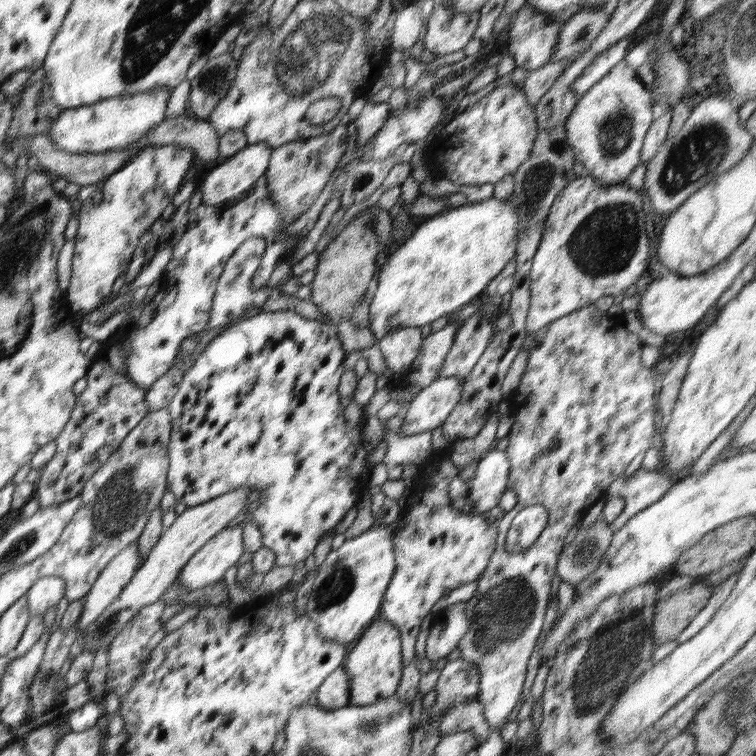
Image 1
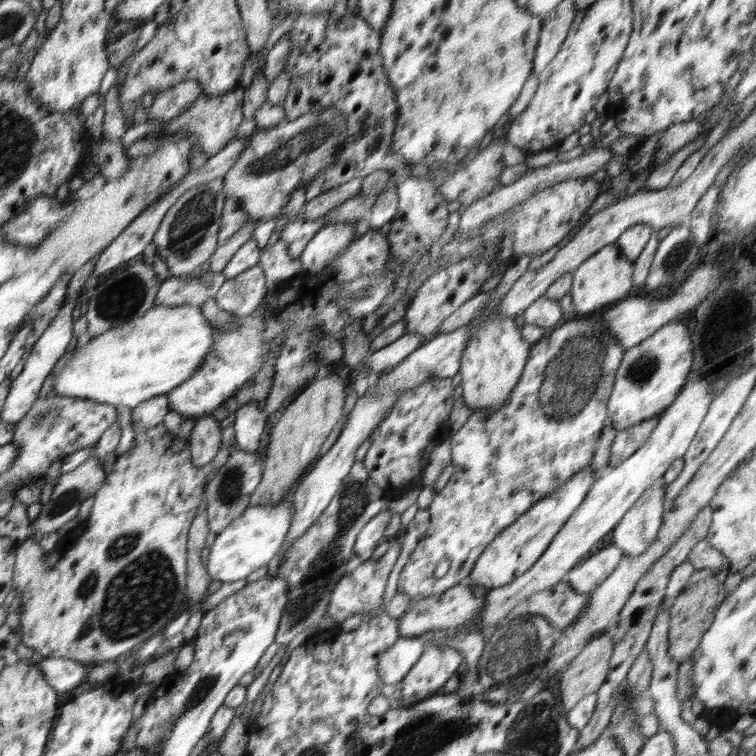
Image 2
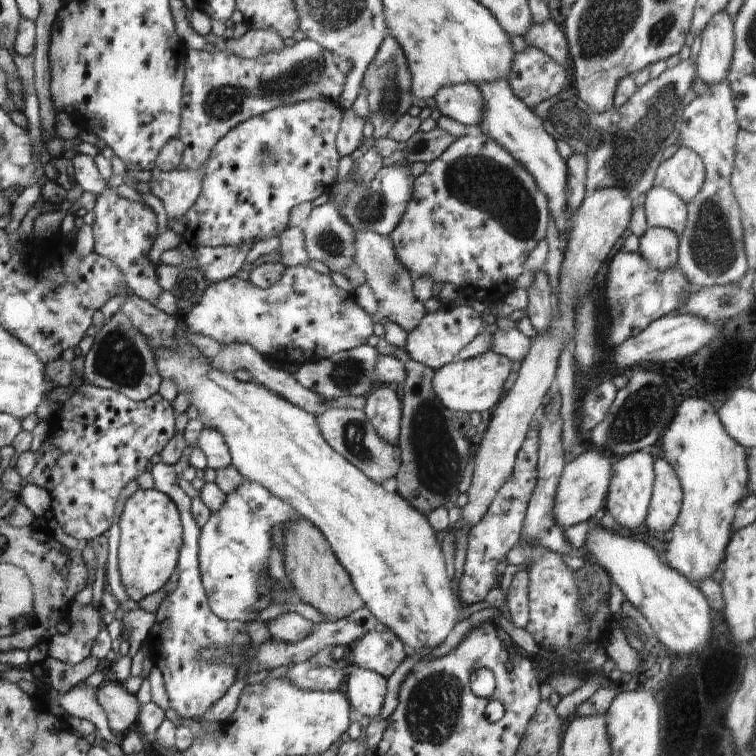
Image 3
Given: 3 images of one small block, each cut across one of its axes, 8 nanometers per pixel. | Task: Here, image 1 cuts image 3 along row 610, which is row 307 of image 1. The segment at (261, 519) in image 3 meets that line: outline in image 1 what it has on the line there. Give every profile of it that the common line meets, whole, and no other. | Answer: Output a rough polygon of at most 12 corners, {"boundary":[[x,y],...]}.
{"boundary":[[250,236],[218,279],[206,331],[261,307],[251,284],[267,240]]}

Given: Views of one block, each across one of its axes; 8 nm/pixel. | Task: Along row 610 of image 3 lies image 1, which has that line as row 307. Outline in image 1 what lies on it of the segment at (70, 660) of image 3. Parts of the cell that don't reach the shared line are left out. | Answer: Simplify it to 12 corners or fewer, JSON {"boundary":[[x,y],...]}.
{"boundary":[[142,146],[80,209],[71,278],[88,315],[128,271],[195,152]]}

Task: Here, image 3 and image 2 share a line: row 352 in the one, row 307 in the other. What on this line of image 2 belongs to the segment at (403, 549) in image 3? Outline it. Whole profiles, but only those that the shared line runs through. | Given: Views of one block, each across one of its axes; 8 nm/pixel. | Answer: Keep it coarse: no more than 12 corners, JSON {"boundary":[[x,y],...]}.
{"boundary":[[154,305],[55,363],[58,396],[134,408],[188,380],[215,328]]}

